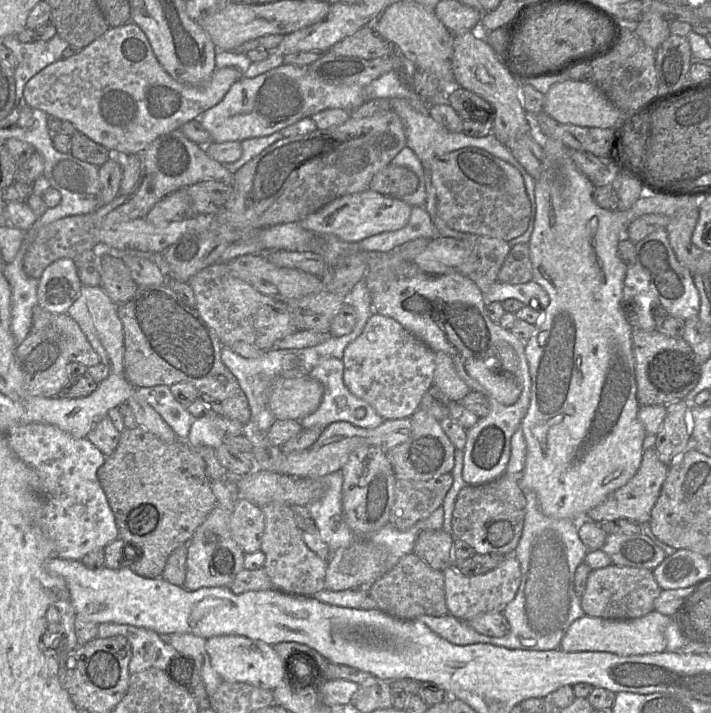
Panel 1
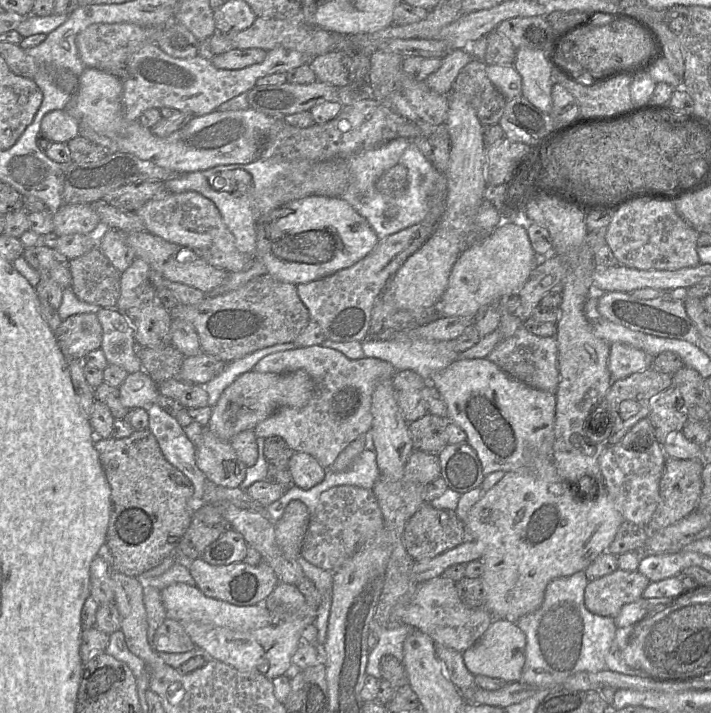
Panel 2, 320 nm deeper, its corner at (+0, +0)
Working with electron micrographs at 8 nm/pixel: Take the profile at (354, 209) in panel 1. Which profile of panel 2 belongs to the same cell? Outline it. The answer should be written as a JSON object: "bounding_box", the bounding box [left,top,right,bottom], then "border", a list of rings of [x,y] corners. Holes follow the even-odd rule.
{"bounding_box":[256,197,378,285],"border":[[[340,197],[297,199],[260,215],[256,222],[256,256],[270,276],[295,285],[354,265],[373,250],[378,240],[368,221]]]}

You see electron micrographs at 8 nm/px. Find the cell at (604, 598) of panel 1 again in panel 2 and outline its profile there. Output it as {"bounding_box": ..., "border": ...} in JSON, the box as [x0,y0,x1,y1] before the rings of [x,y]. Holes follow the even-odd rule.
{"bounding_box":[585,569,650,618],"border":[[[617,569],[587,584],[585,606],[593,614],[615,618],[624,605],[642,598],[649,584],[650,580],[638,571]]]}

